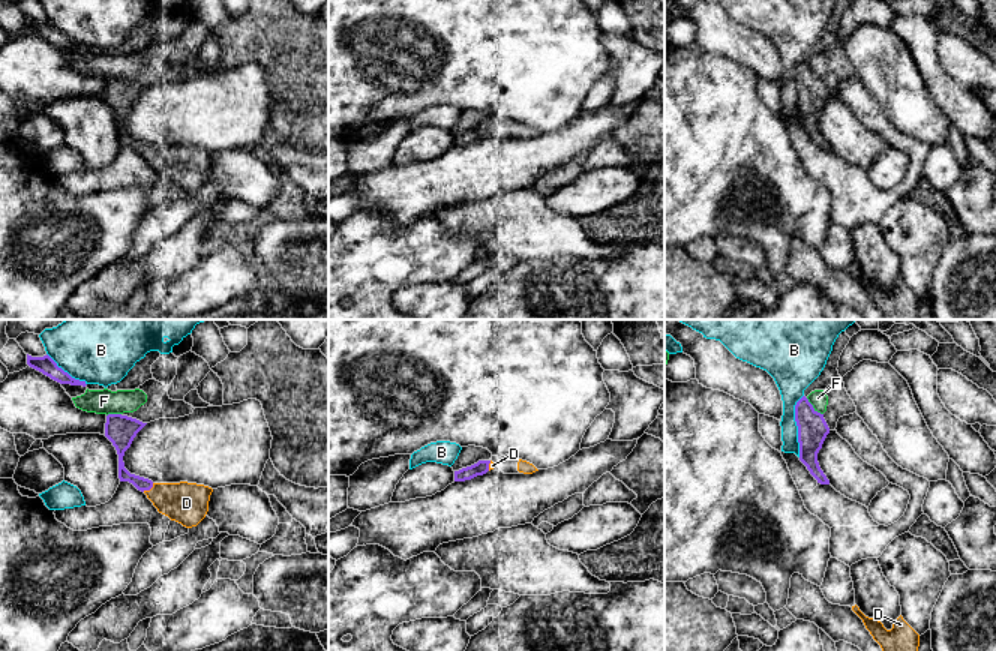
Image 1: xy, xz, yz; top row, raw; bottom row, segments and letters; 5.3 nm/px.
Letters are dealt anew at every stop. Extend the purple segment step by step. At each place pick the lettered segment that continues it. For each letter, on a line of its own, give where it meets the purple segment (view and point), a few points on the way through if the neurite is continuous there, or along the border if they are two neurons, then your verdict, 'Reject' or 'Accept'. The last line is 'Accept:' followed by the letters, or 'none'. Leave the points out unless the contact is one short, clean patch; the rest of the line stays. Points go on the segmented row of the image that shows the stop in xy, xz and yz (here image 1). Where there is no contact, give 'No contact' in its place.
B: Touches purple at yz (797, 425). Reject
D: Touches purple at xy (149, 489). Accept
F: Touches purple at yz (812, 407). Reject
Accept: D

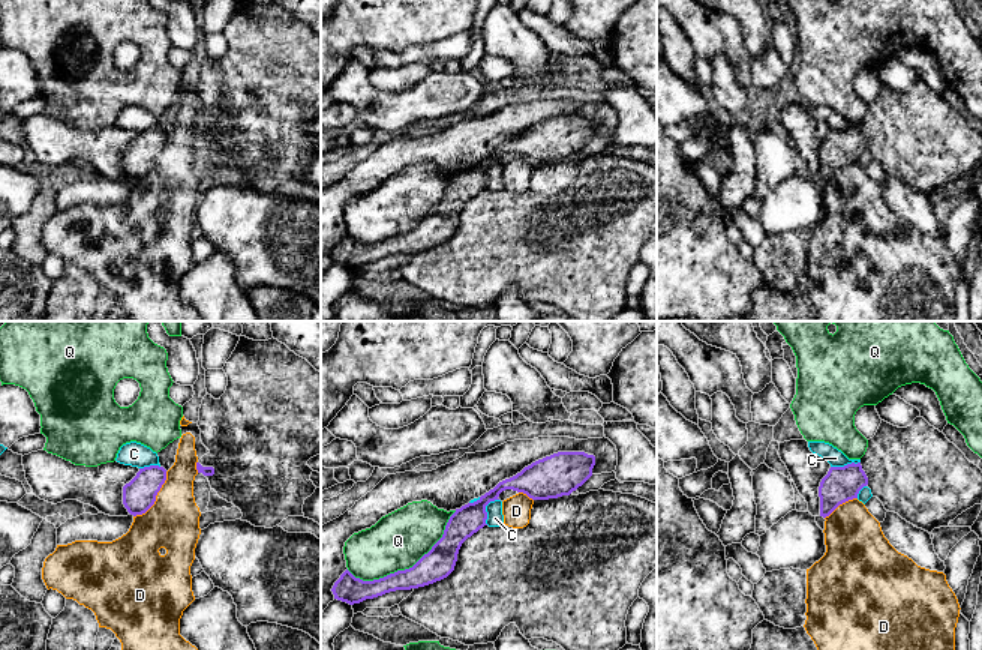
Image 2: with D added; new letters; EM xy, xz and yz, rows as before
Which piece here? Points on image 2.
C: Touches purple at xz (485, 509). Boundary: xz (498, 499), (486, 506), (486, 524). Reject
D: Touches purple at xy (155, 497). Boundary: xy (167, 472), (167, 479), (156, 500), (144, 512), (134, 517). Reject
Q: Touches purple at xz (407, 569). Reject
Accept: none

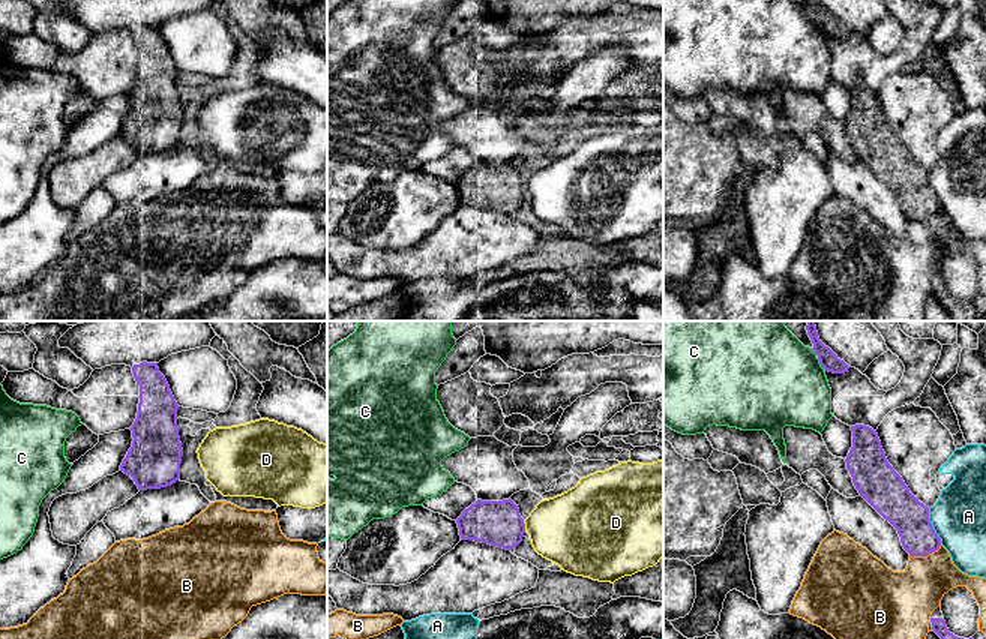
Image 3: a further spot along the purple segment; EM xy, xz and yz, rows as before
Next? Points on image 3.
A: Touches purple at yz (932, 527). Reject
B: Touches purple at yz (925, 555). Reject
C: Touches purple at yz (820, 363). Reject
D: Touches purple at xz (524, 525). Reject
Accept: none

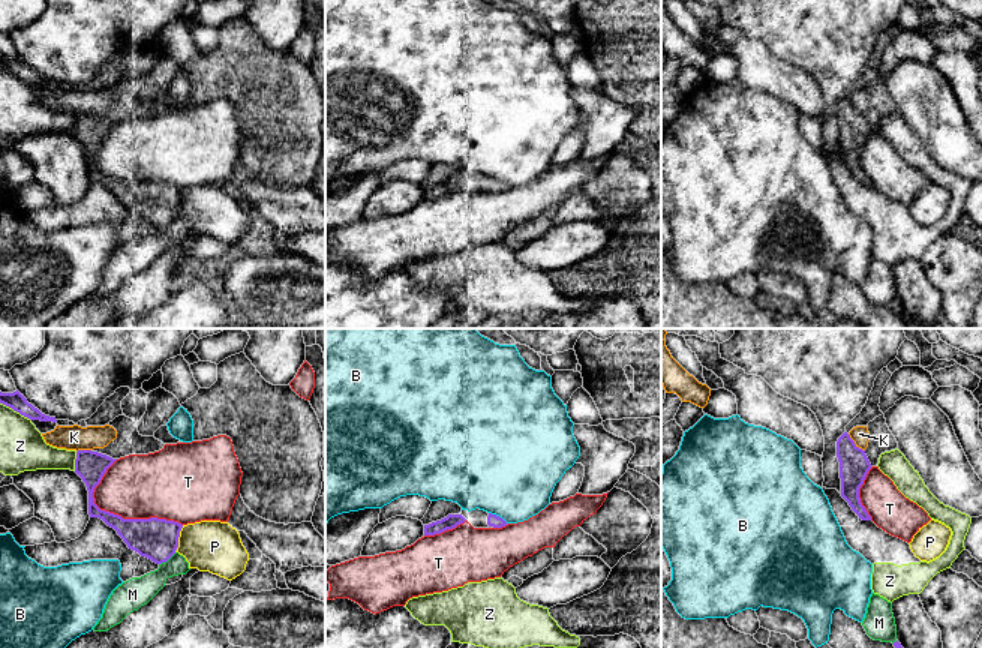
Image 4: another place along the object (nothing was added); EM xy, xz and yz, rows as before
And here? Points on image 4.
B: Touches purple at xz (498, 516). Reject
K: Touches purple at yz (853, 443). Reject
M: Touches purple at xy (167, 560). Reject
P: Touches purple at xy (177, 539). Reject
T: Touches purple at xy (131, 519). Reject
Z: Touches purple at xy (15, 410). Reject
Accept: none

